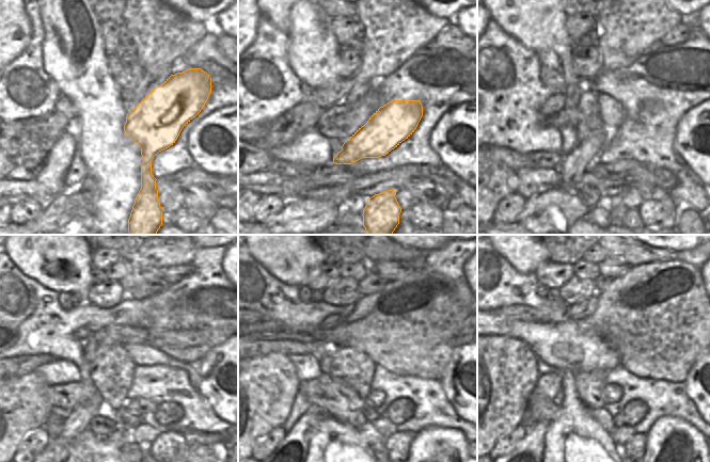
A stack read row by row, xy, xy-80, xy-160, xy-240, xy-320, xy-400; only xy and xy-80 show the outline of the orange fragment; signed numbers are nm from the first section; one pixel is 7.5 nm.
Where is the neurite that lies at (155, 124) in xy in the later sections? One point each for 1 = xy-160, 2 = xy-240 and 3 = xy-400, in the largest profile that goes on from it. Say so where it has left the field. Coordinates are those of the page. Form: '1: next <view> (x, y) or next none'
1: next xy-160 (573, 165)
2: next xy-240 (78, 419)
3: next xy-400 (529, 451)

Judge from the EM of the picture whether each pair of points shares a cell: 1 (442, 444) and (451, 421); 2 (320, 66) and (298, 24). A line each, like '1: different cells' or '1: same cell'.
1: different cells
2: same cell

